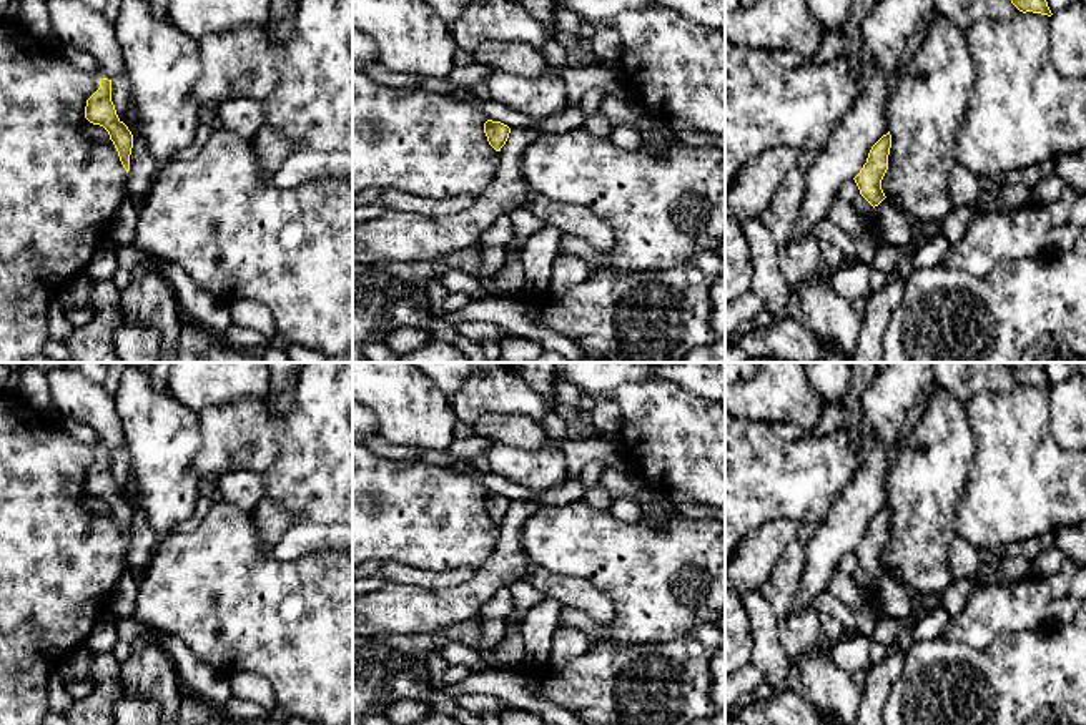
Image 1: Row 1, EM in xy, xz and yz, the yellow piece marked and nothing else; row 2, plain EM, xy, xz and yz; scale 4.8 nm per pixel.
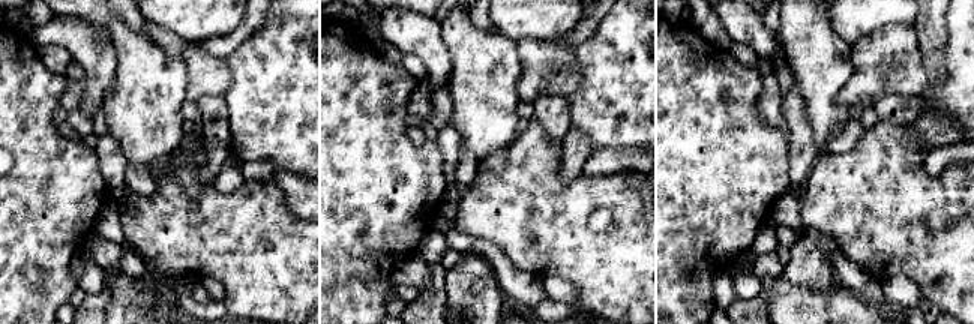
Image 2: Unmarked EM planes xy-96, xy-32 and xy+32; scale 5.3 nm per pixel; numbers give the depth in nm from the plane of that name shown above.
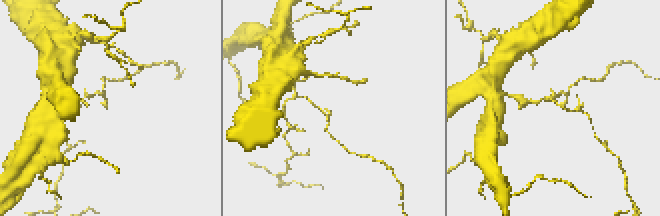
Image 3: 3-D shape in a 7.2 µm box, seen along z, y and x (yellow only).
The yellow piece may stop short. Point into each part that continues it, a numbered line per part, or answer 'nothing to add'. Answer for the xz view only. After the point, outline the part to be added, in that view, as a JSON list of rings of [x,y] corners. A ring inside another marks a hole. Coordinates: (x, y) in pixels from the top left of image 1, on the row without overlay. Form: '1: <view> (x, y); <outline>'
nothing to add

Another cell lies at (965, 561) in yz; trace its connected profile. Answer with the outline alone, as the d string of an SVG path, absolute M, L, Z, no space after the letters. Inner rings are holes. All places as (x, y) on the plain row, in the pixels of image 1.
M953 535L951 540L951 572L953 580L971 579L975 572L980 569L980 547L965 540L960 535Z

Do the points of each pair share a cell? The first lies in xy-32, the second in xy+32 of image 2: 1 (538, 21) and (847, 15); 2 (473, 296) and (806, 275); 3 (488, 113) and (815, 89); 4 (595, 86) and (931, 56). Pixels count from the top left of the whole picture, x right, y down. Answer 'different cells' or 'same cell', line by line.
1: same cell
2: same cell
3: same cell
4: different cells

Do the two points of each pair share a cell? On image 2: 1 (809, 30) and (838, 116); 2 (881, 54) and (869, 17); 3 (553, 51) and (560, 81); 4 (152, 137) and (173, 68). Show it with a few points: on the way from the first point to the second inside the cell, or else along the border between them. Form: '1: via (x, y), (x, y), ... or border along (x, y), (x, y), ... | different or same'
1: via (815, 51), (820, 59), (820, 95) | same
2: border along (908, 24), (886, 24), (860, 38), (853, 45) | different
3: via (553, 59), (554, 74) | same
4: via (152, 120), (152, 89), (156, 84) | same

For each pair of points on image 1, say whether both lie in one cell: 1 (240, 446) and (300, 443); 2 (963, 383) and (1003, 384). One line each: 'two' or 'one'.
1: two
2: one

